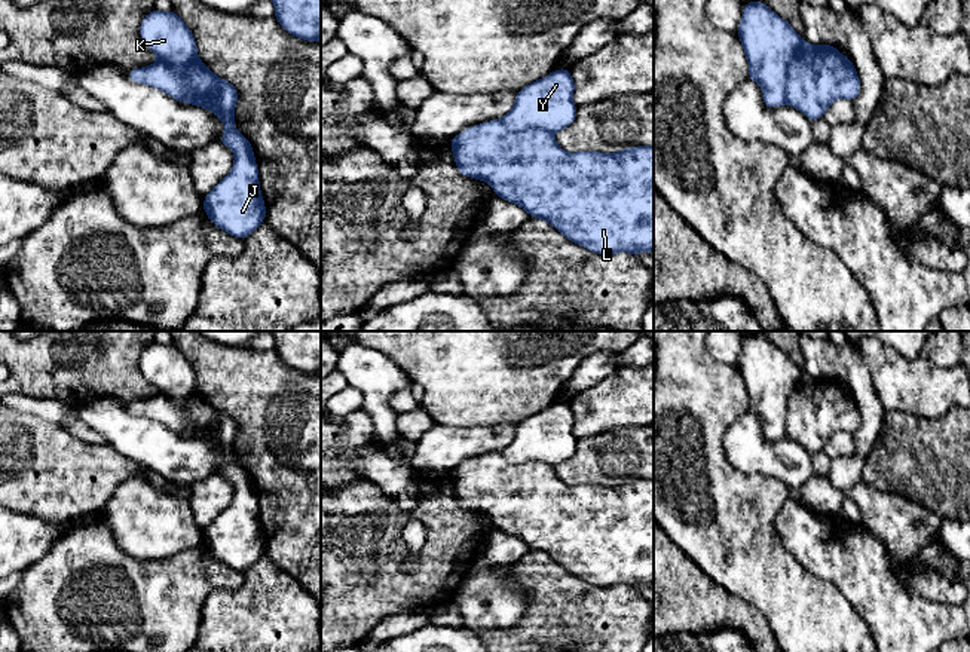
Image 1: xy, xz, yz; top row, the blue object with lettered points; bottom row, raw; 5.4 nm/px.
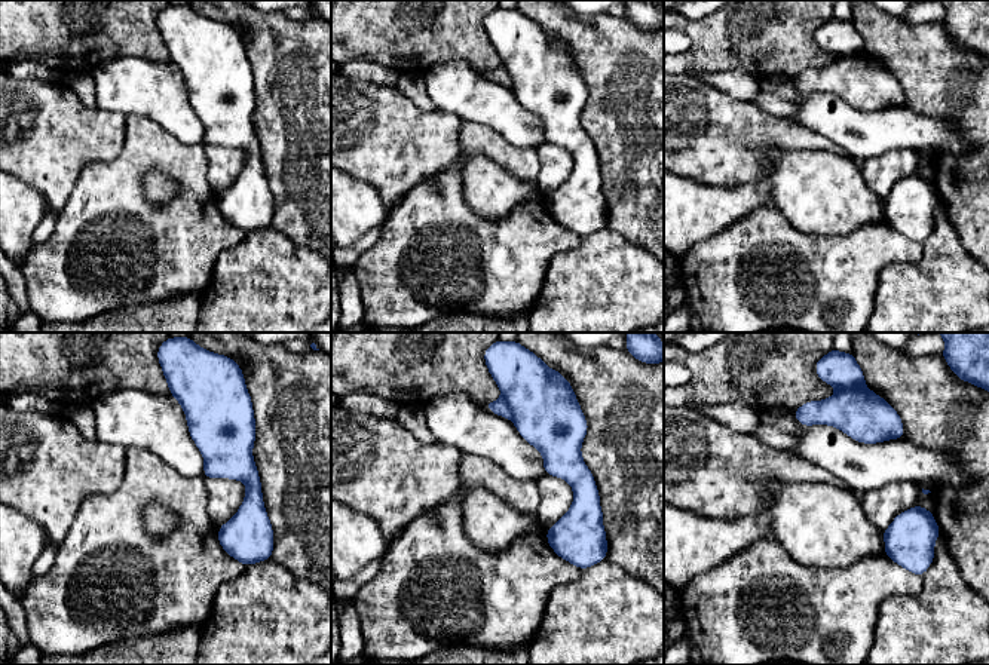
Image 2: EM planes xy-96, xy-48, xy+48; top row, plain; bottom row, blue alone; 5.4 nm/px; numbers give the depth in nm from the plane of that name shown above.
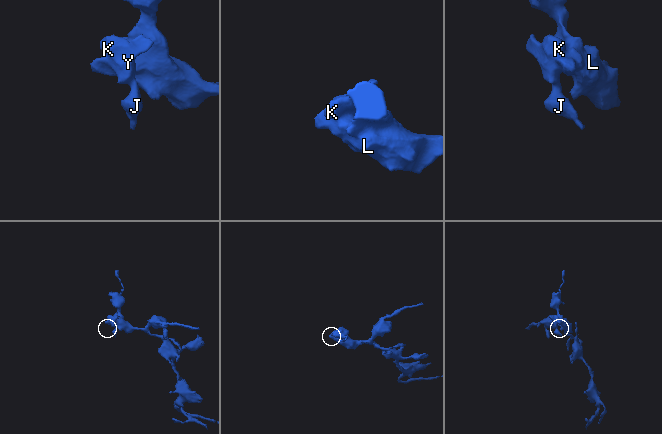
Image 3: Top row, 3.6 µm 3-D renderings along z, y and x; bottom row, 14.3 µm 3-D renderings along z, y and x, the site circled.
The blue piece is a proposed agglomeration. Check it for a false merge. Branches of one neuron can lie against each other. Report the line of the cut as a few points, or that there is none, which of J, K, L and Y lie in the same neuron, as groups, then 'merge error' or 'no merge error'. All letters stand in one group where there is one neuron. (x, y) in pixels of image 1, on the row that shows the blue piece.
cut in xy along (159, 58), (178, 76), (195, 66), (205, 67), (216, 88); J K Y / L; merge error

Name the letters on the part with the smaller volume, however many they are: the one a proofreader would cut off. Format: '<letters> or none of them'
J, K, Y

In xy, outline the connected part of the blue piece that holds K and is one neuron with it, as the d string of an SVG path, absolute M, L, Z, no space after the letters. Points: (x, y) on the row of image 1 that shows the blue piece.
M174 10L149 12L141 21L140 37L178 77L186 77L195 65L209 70L198 56L193 33Z

